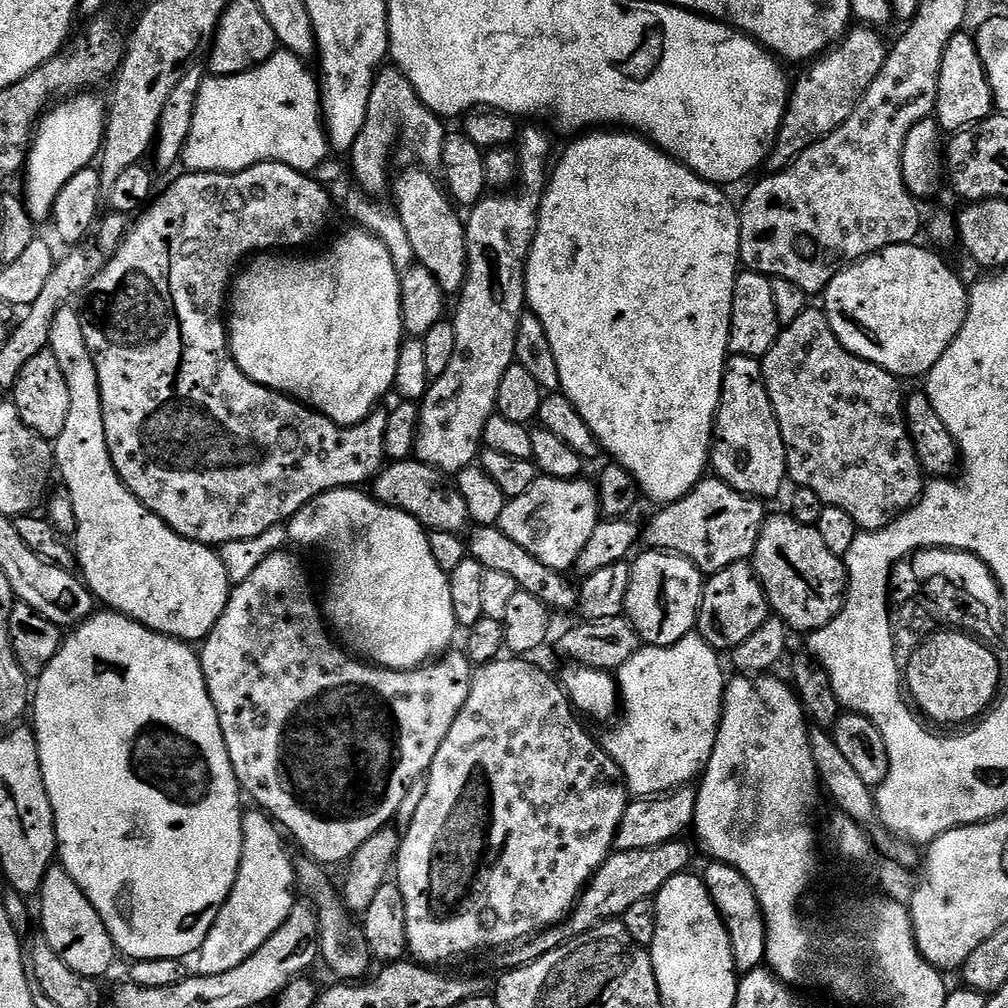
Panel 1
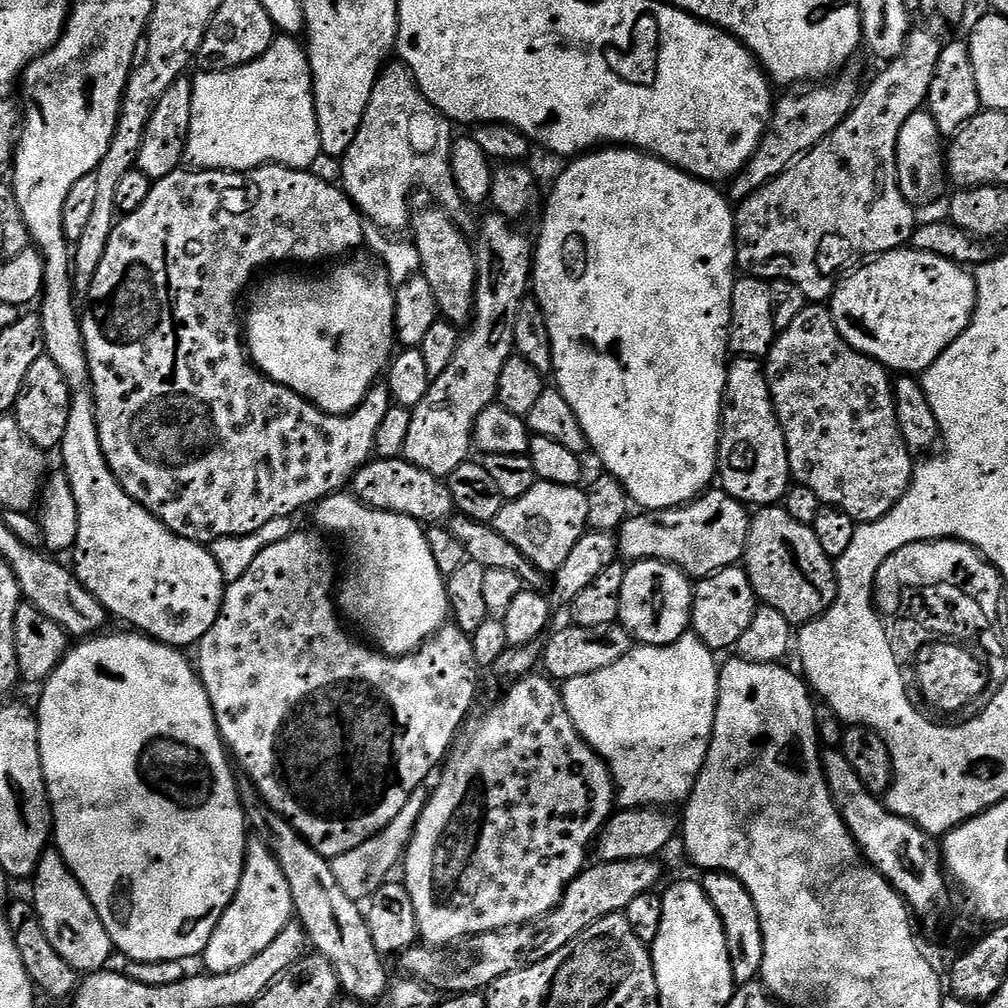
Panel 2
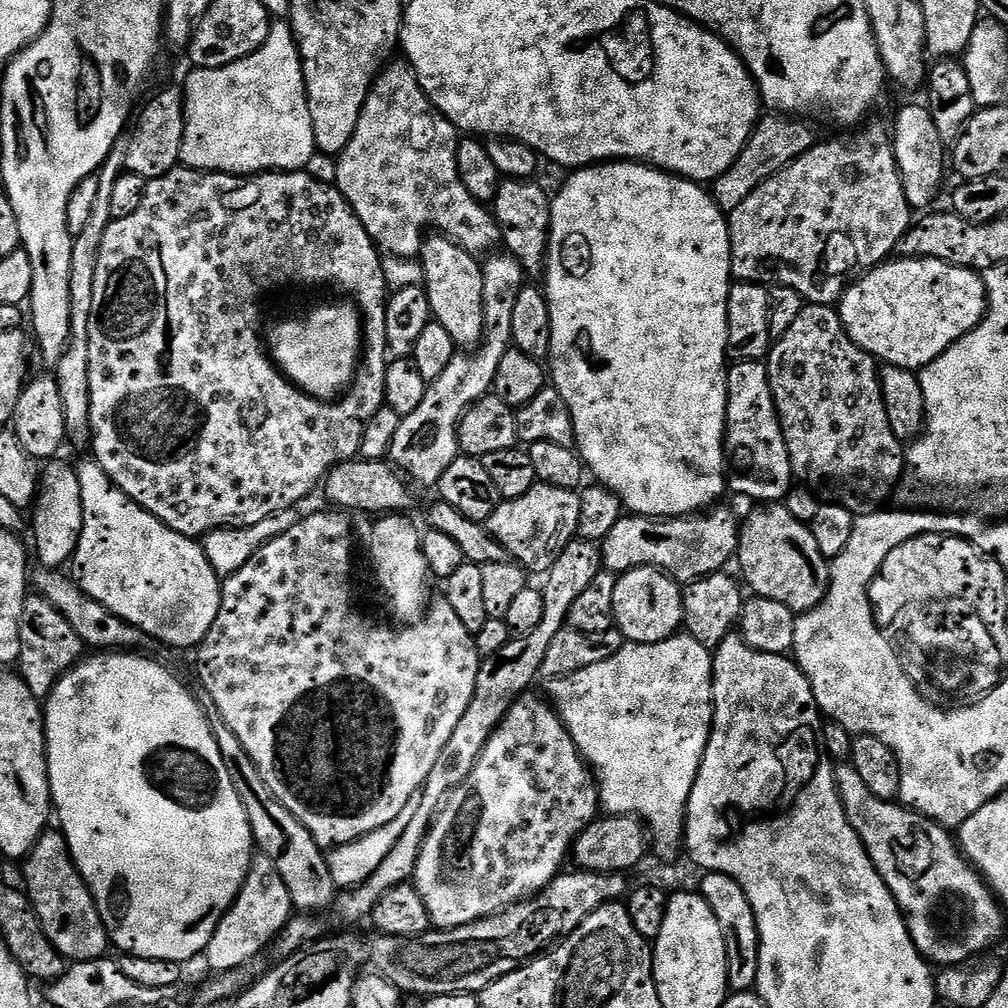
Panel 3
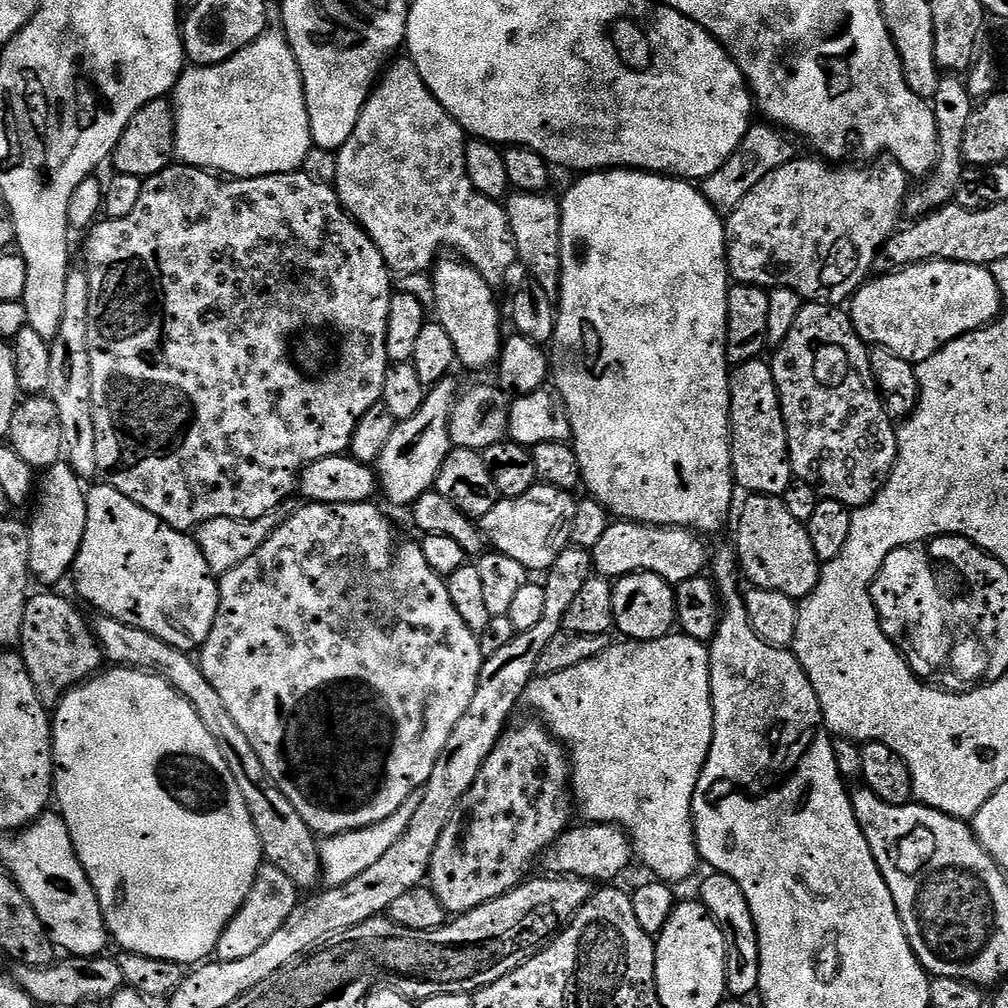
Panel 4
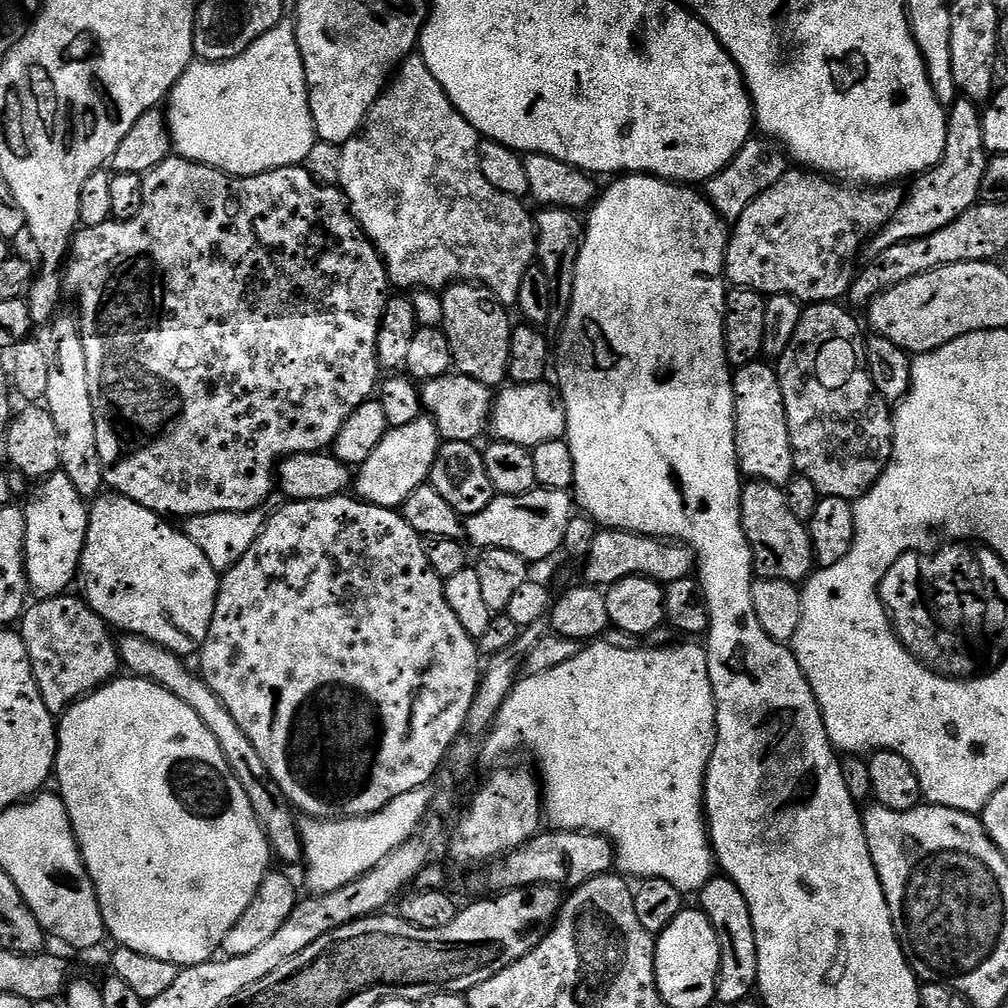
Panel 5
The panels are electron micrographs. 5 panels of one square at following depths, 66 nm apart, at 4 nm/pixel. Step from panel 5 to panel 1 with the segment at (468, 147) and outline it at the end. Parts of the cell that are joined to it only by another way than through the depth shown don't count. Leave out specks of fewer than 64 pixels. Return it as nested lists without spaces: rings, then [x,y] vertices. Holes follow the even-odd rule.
[[[395,66],[381,67],[376,74],[376,80],[370,90],[370,106],[366,110],[366,126],[362,126],[362,134],[358,134],[358,142],[354,142],[350,153],[350,172],[356,175],[356,180],[365,188],[367,195],[380,198],[385,195],[390,184],[388,163],[392,160],[392,151],[396,148],[399,138],[414,155],[419,163],[429,170],[440,168],[442,162],[442,146],[446,135],[445,121],[435,116],[418,98],[414,86],[405,78],[404,73]]]

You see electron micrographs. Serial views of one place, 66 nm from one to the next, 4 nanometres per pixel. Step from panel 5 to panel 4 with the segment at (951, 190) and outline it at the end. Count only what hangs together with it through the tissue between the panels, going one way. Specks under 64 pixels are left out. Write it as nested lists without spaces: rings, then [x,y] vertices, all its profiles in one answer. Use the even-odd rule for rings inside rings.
[[[945,75],[938,82],[936,92],[930,98],[930,103],[938,126],[940,158],[937,160],[931,175],[921,179],[917,183],[921,184],[917,188],[915,185],[909,191],[908,199],[904,202],[904,216],[908,218],[927,216],[928,213],[936,212],[945,205],[951,205],[956,199],[956,192],[959,190],[961,182],[966,179],[964,139],[966,138],[966,126],[974,111],[974,99],[968,92],[967,83],[959,75]]]

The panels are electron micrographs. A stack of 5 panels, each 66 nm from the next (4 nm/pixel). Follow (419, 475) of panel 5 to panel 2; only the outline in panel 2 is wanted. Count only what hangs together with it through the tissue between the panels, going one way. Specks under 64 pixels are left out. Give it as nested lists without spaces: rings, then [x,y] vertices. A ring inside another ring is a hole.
[[[491,215],[481,222],[476,240],[474,236],[476,293],[472,319],[461,335],[450,366],[433,379],[426,398],[411,409],[410,430],[404,442],[403,459],[441,478],[469,463],[468,451],[471,453],[474,448],[472,434],[476,430],[478,414],[496,399],[502,366],[506,366],[514,354],[514,318],[518,318],[518,310],[530,292],[533,241],[528,241],[508,217]]]

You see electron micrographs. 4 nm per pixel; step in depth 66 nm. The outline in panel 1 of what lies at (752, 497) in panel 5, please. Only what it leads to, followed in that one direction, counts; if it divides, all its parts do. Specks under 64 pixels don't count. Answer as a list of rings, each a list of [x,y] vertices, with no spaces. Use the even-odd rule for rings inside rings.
[[[787,514],[769,515],[758,534],[758,546],[750,563],[764,588],[769,609],[779,616],[793,633],[814,633],[831,622],[842,610],[844,598],[848,594],[848,570],[844,567],[843,559],[835,556],[826,547],[826,542],[822,542],[822,534],[818,534],[815,526],[798,522]]]

